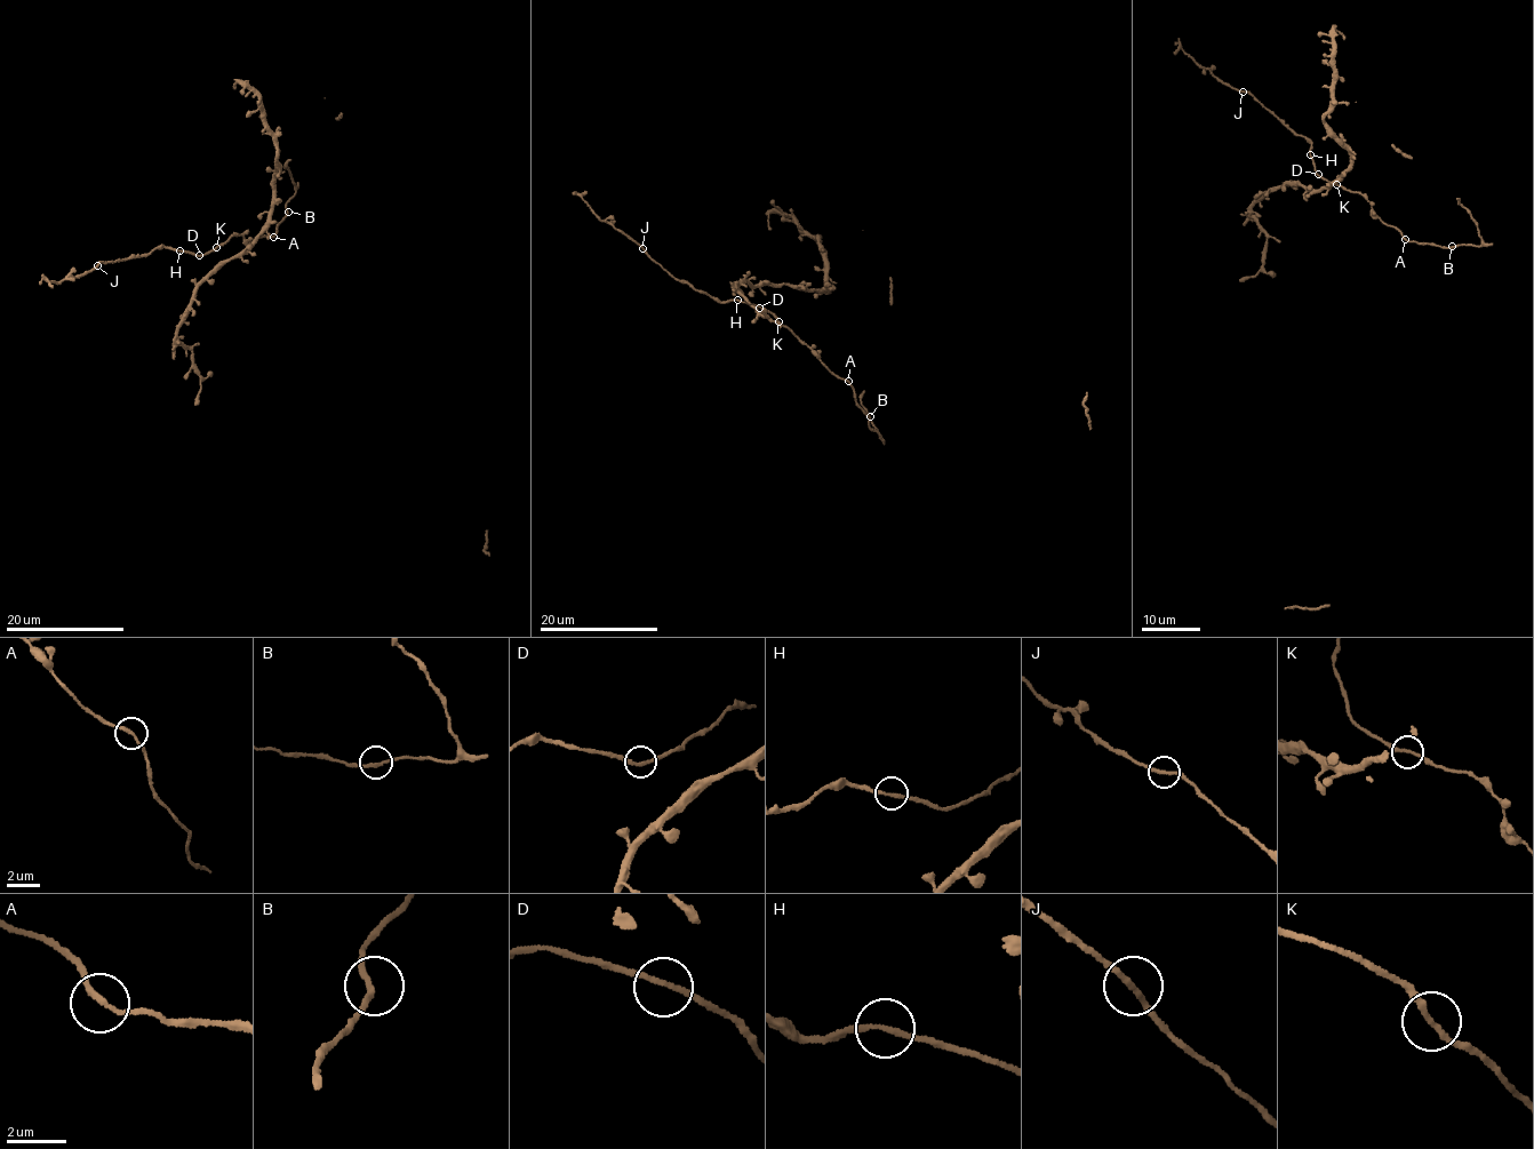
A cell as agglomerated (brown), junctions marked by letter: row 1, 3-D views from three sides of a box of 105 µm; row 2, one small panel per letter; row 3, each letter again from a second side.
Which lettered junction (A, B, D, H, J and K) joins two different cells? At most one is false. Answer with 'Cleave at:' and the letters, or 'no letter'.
Cleave at: no letter

